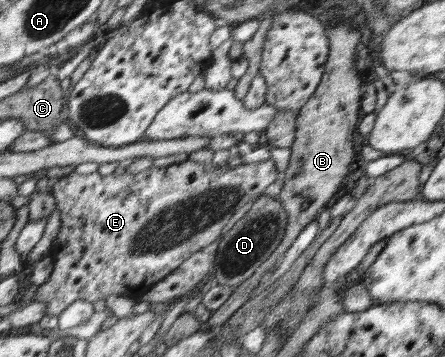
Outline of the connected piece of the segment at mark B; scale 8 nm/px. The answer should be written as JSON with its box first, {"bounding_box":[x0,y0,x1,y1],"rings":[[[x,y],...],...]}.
{"bounding_box":[201,23,361,329],"rings":[[[336,23],[330,35],[330,60],[326,64],[326,74],[319,82],[317,92],[297,112],[295,138],[291,146],[285,178],[281,182],[283,188],[277,198],[283,209],[287,211],[288,224],[282,242],[271,256],[245,281],[238,285],[230,294],[229,299],[213,311],[208,322],[201,329],[211,329],[223,325],[231,315],[243,306],[251,294],[251,290],[263,280],[263,277],[274,269],[277,260],[281,260],[297,241],[299,234],[310,222],[313,222],[321,208],[325,208],[331,198],[339,192],[353,164],[353,130],[359,122],[359,102],[361,102],[361,82],[353,66],[353,50],[359,44],[359,32]]]}

